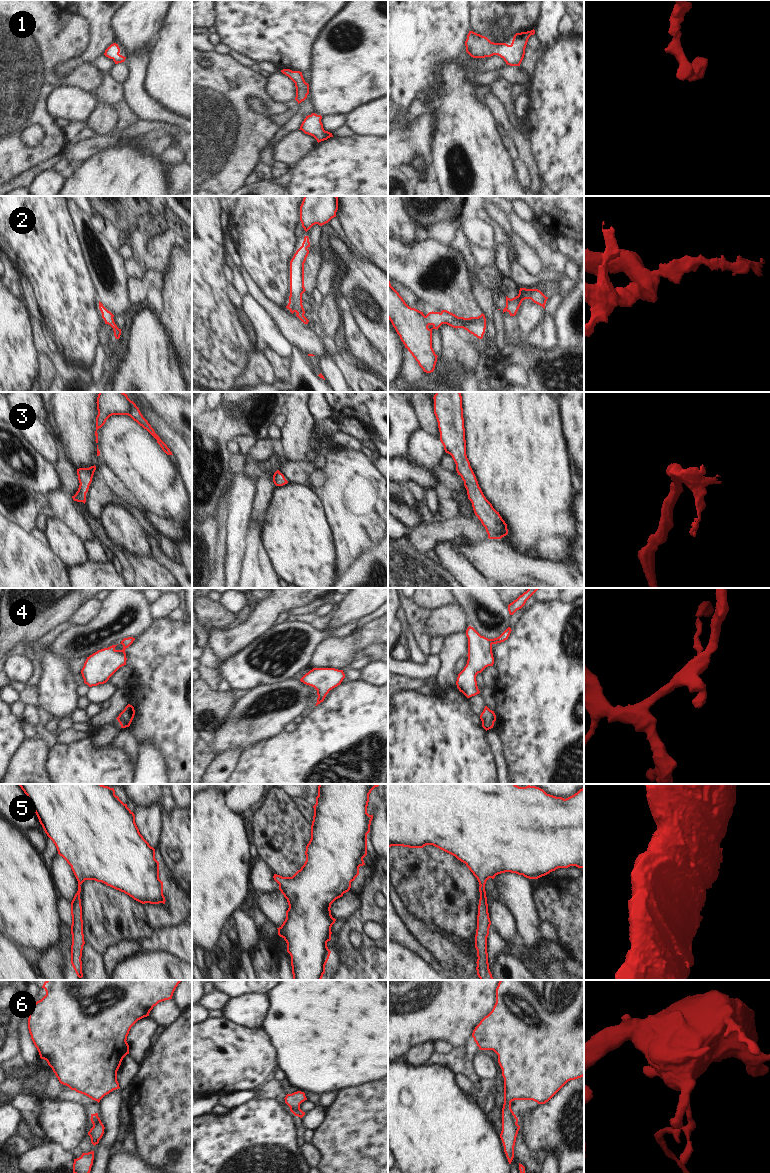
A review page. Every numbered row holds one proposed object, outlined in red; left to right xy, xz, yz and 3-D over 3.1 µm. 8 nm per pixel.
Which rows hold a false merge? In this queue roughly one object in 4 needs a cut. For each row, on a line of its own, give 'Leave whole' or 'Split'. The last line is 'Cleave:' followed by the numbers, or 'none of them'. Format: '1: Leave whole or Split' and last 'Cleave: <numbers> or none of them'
1: Leave whole
2: Leave whole
3: Leave whole
4: Leave whole
5: Leave whole
6: Leave whole
Cleave: none of them.

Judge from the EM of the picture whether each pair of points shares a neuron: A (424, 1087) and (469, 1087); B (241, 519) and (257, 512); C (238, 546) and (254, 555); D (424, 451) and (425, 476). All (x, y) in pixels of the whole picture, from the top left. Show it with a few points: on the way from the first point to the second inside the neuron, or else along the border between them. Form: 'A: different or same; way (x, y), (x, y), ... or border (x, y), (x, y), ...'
A: different; border (455, 1074), (458, 1085), (468, 1094)
B: different; border (256, 491), (253, 497), (252, 515), (250, 518)
C: different; border (249, 526), (244, 541), (244, 553), (239, 572)
D: different; border (409, 459), (427, 470)

